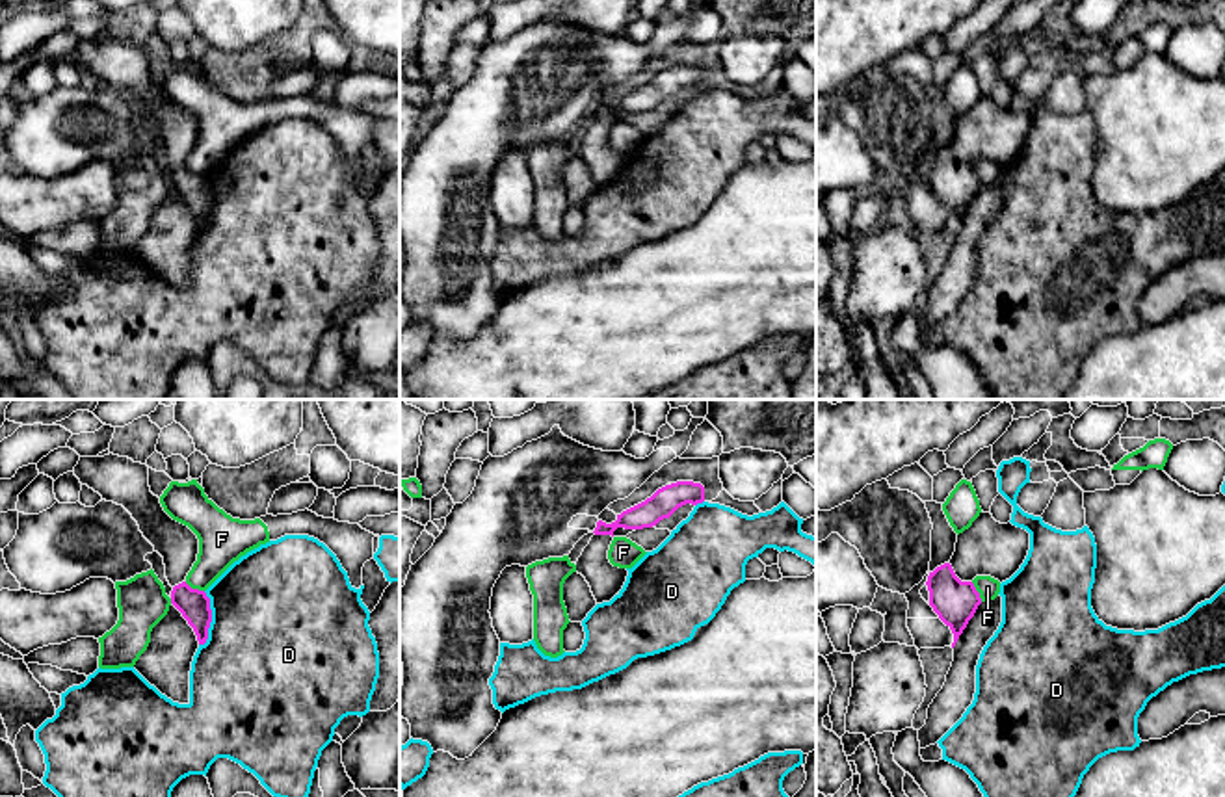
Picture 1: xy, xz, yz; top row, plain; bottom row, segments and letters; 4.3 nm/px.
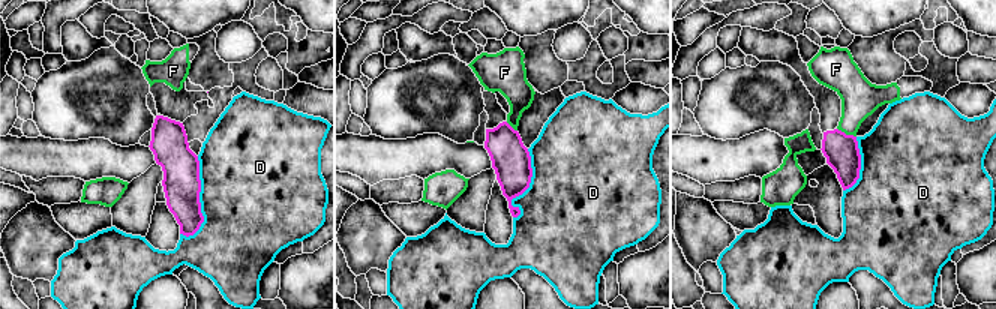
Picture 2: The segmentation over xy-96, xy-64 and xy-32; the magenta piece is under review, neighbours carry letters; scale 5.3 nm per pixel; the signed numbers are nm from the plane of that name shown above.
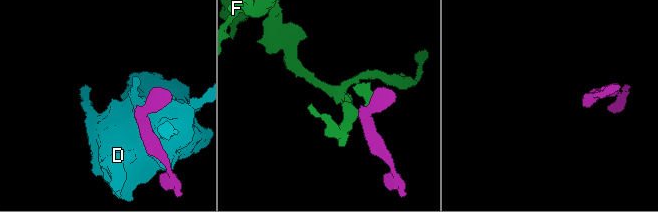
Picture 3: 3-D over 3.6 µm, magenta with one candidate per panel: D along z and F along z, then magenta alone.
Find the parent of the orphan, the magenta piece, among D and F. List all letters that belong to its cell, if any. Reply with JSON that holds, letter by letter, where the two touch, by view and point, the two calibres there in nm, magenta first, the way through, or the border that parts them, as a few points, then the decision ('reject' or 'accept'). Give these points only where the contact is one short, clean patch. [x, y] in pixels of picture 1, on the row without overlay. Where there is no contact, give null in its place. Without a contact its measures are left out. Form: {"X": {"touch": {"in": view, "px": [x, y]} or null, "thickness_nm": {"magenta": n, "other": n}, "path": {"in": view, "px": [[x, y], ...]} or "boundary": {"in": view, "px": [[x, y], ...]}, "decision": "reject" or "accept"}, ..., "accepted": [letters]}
{"D": {"touch": {"in": "xy", "px": [210, 203]}, "thickness_nm": {"magenta": 140, "other": 500}, "decision": "reject"}, "F": {"touch": {"in": "yz", "px": [976, 175]}, "thickness_nm": {"magenta": 190, "other": 90}, "boundary": {"in": "yz", "px": [[971, 166], [982, 184]]}, "decision": "reject"}, "accepted": []}

